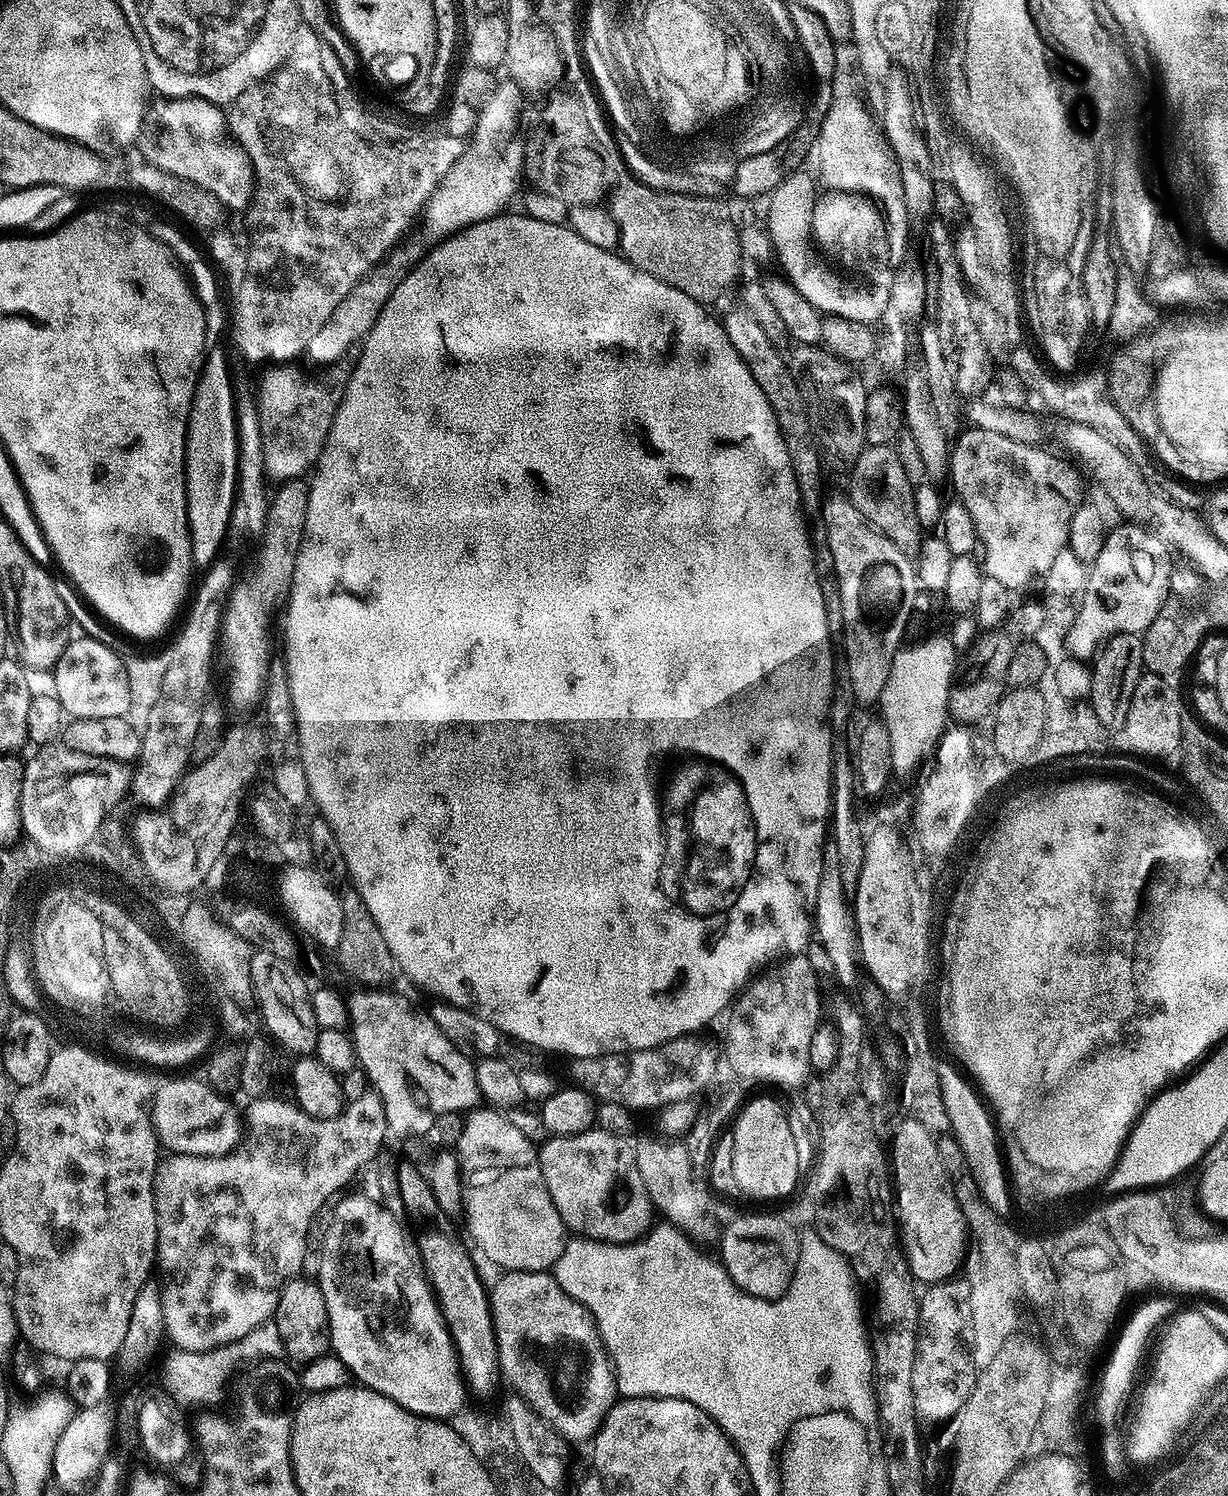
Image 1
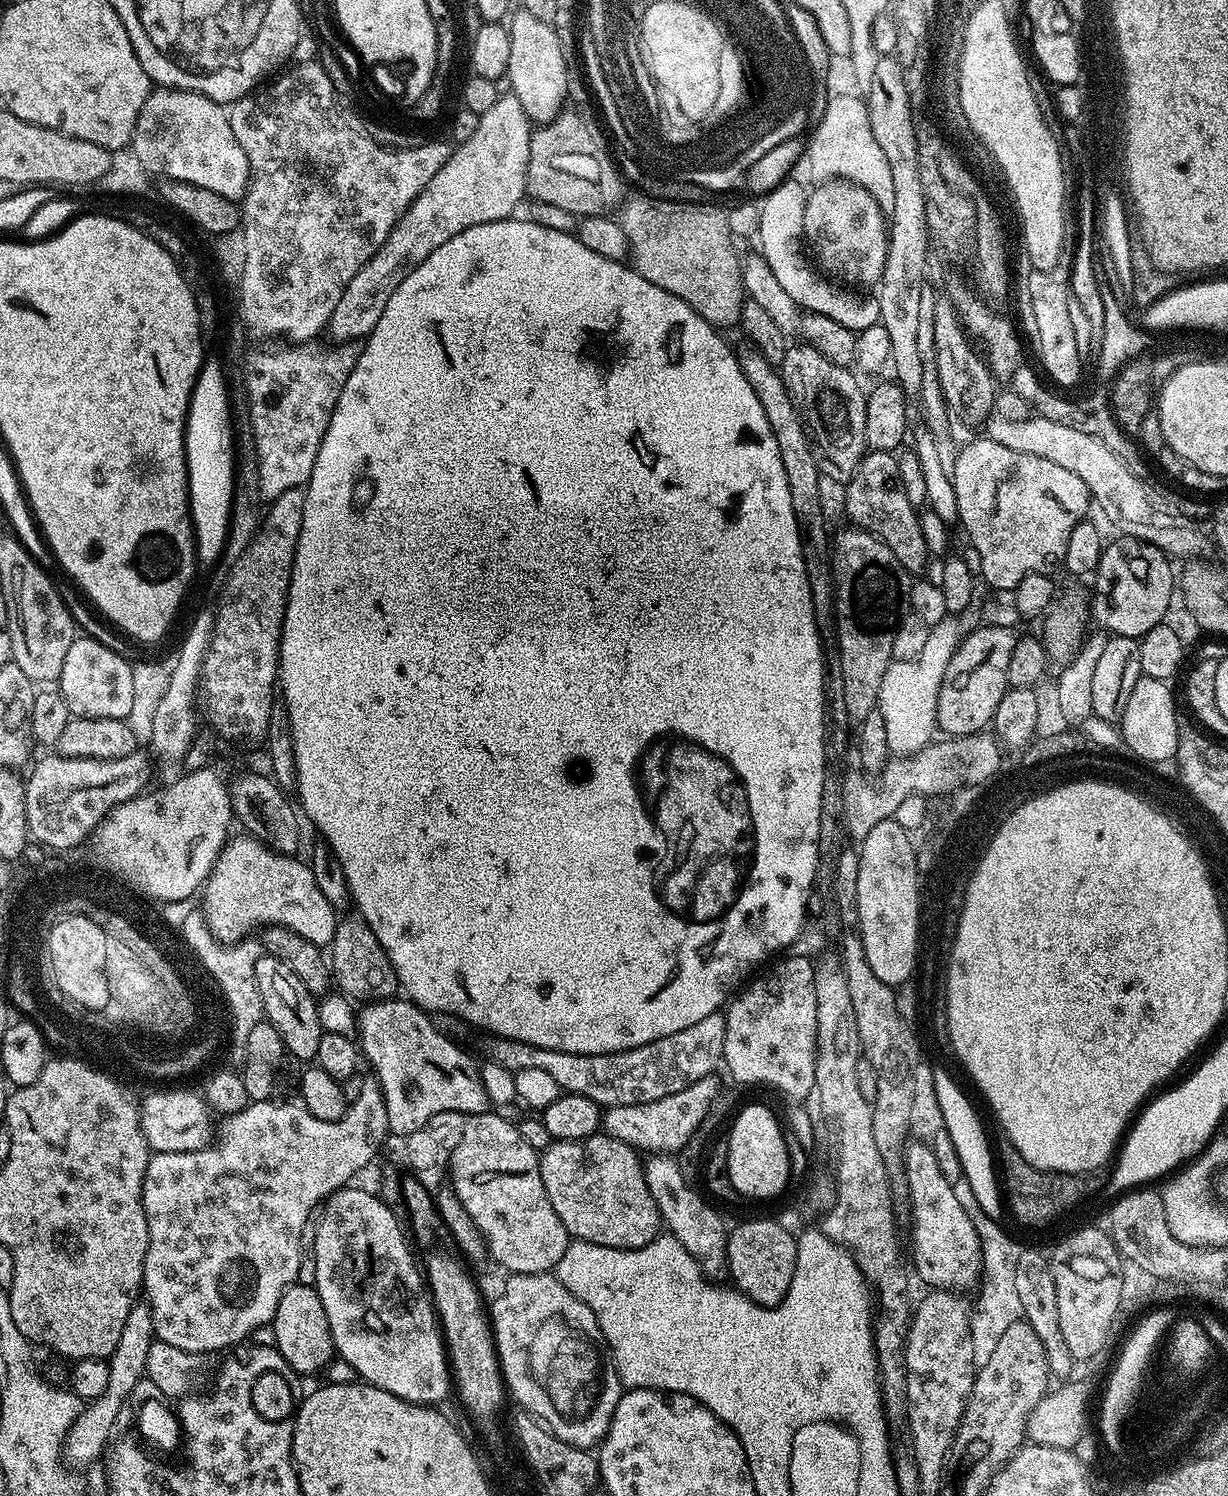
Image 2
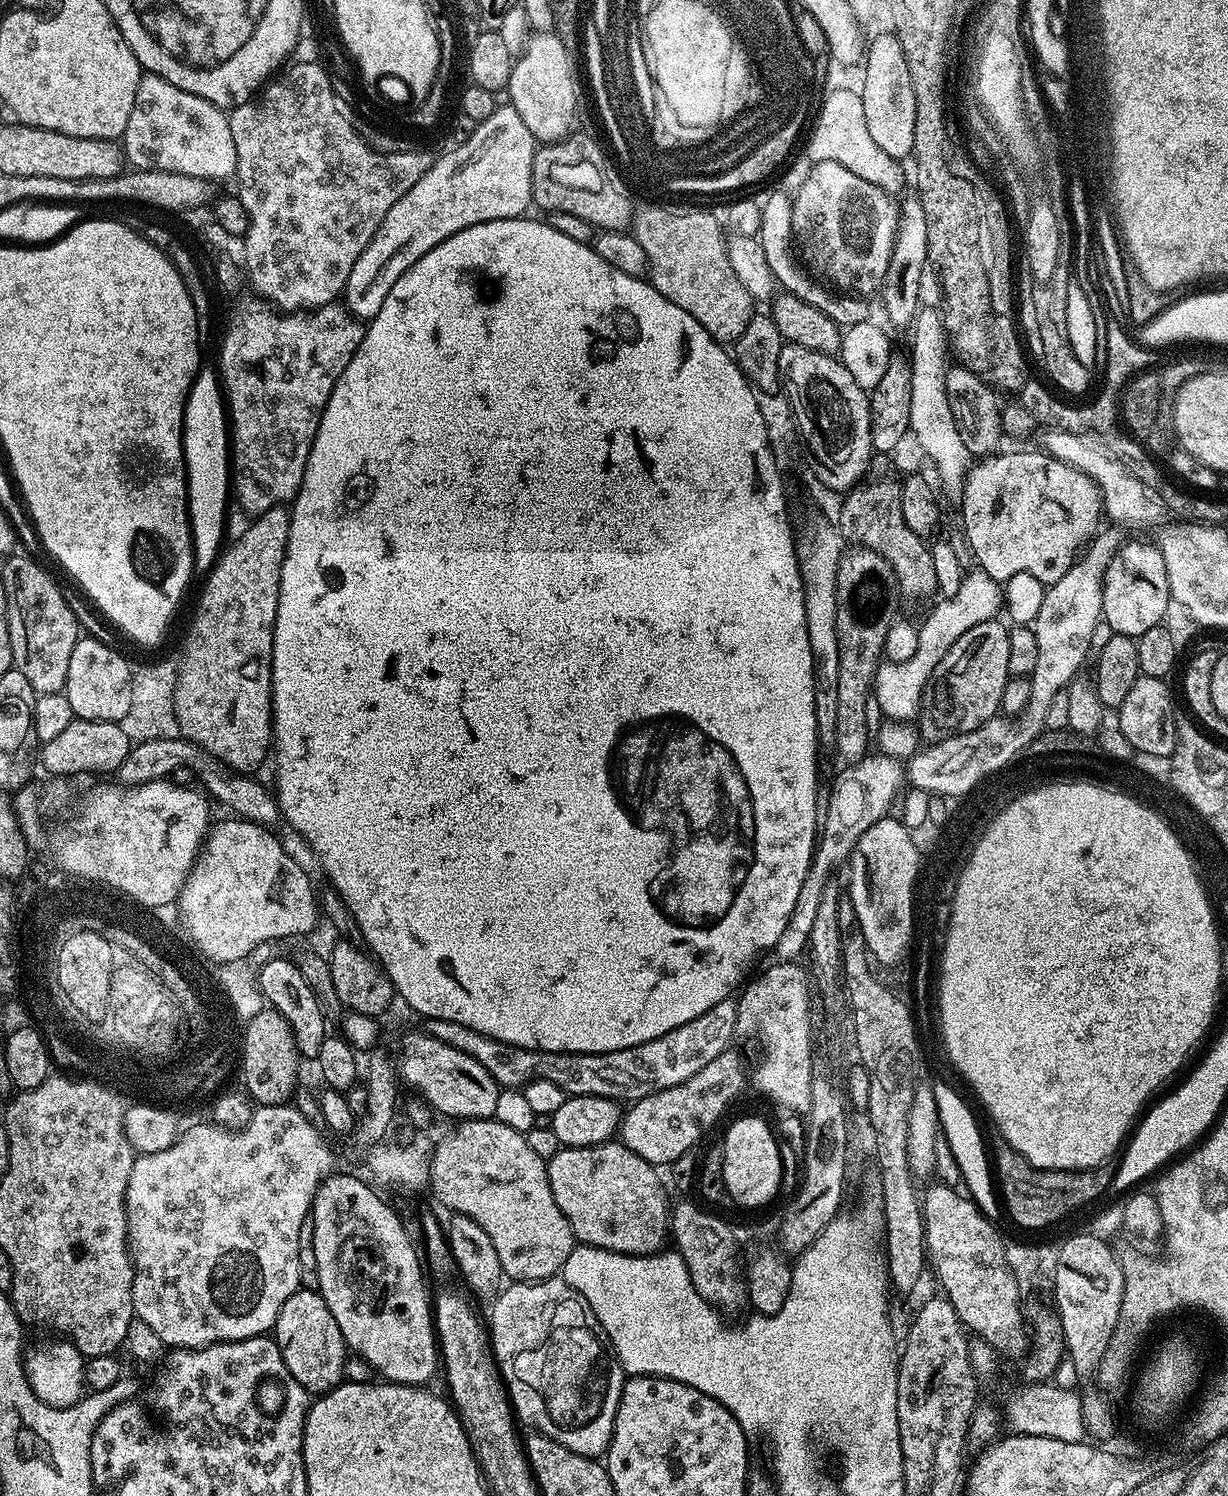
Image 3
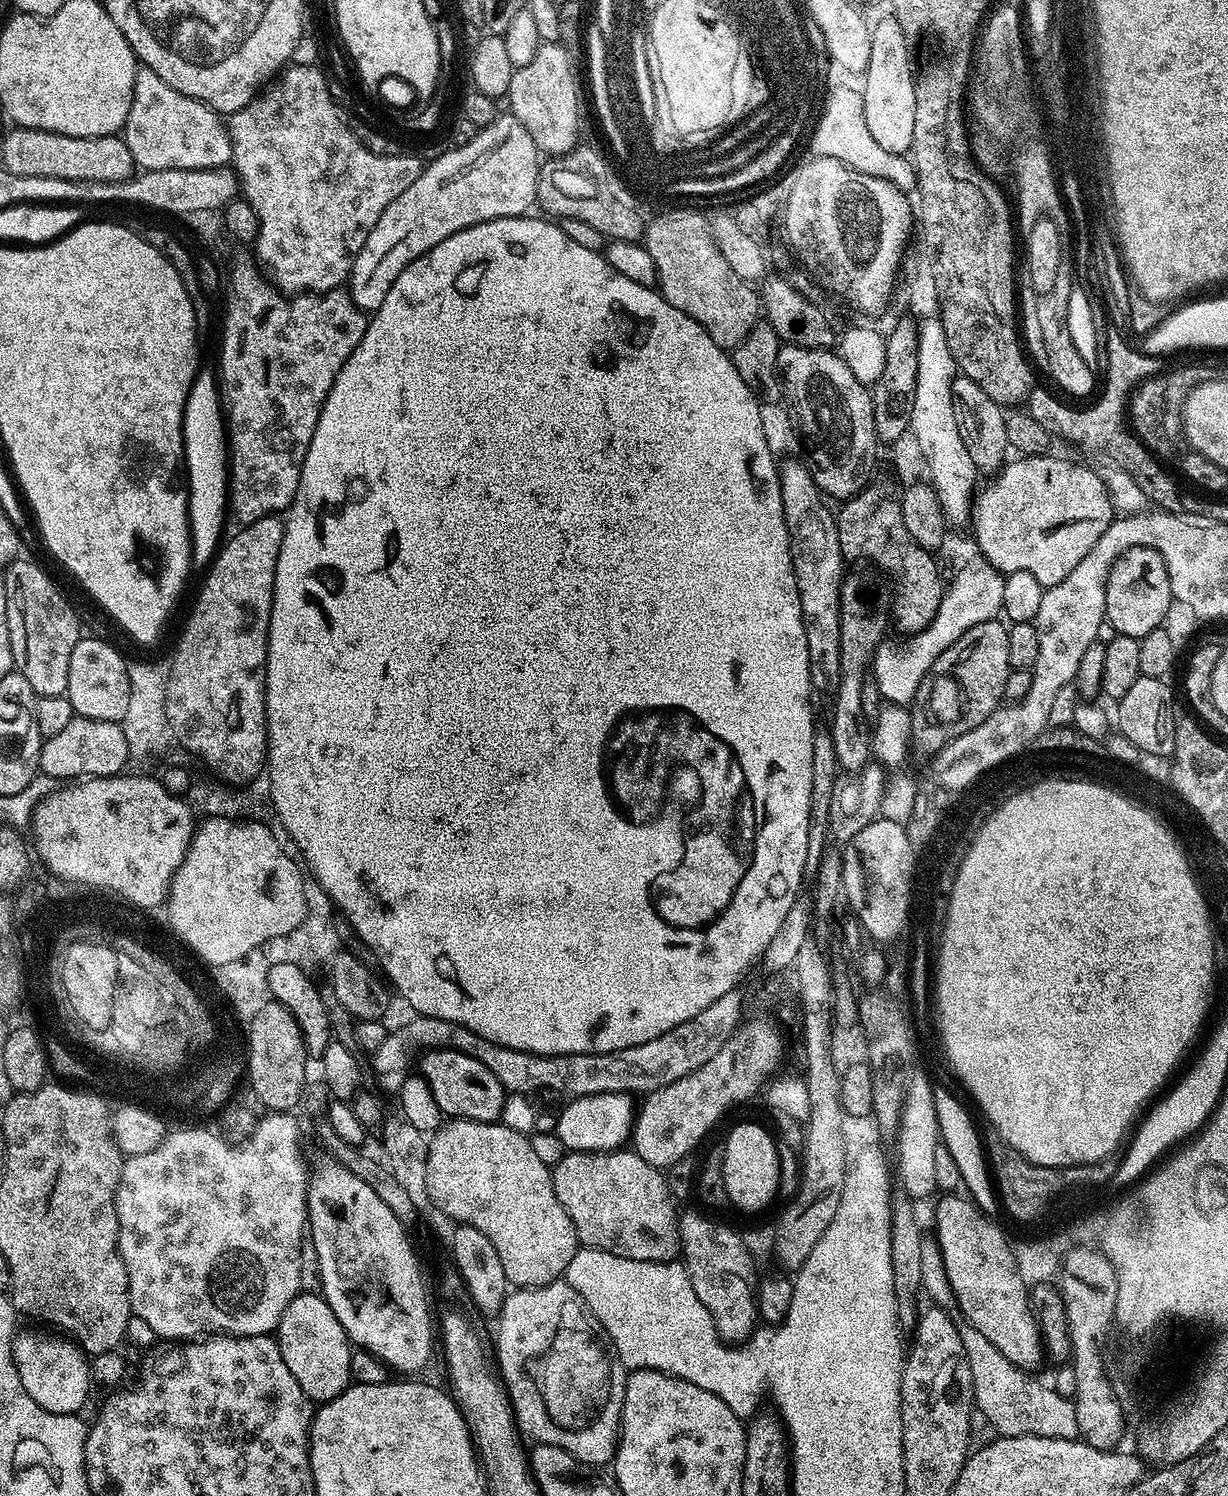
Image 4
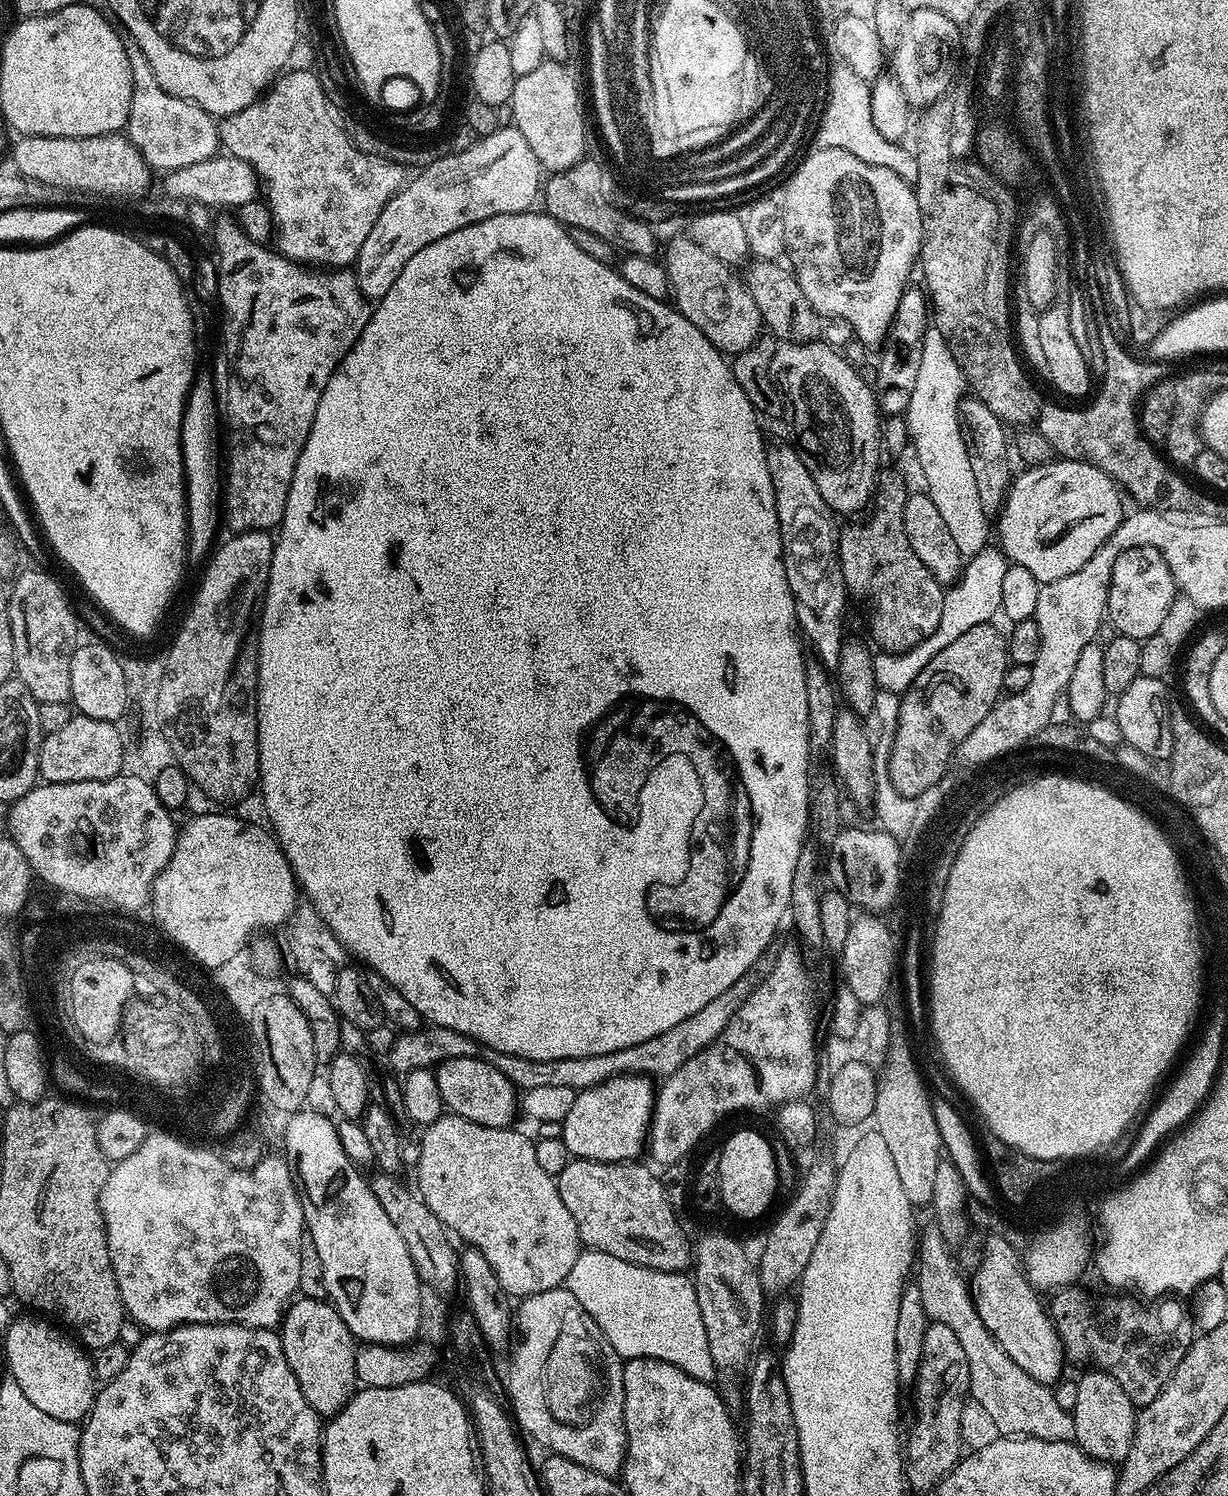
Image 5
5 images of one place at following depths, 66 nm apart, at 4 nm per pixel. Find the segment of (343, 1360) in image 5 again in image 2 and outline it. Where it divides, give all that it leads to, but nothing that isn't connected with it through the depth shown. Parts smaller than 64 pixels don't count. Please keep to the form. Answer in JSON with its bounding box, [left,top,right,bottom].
[270,1284,337,1377]

